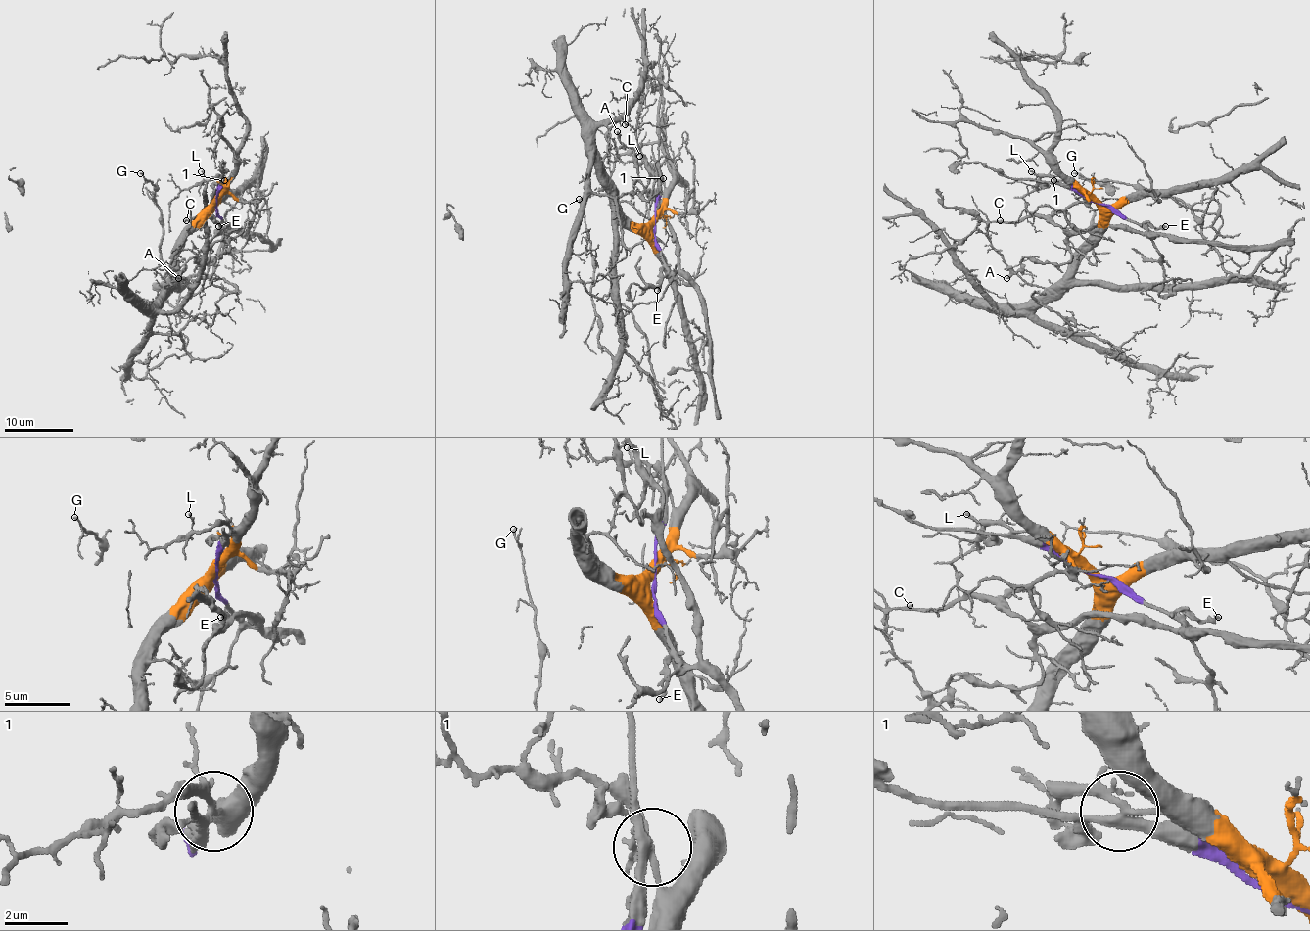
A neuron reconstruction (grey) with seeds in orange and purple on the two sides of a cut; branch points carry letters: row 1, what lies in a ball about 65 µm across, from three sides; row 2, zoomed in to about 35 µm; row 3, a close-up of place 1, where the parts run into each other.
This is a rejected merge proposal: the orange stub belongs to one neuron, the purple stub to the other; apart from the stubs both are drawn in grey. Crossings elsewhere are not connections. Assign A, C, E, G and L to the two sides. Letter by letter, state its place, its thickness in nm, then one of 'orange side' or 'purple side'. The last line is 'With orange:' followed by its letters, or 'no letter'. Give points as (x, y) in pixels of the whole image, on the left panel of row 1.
A: place (178, 278); calibre 280 nm; purple side
C: place (186, 220); calibre 140 nm; orange side
E: place (218, 226); calibre 280 nm; purple side
G: place (140, 173); calibre 160 nm; orange side
L: place (201, 171); calibre 150 nm; orange side
With orange: C, G, L

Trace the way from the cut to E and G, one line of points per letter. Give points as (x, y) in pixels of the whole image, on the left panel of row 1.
E: (216, 204), (216, 212), (223, 221), (220, 228), (218, 226)
G: (216, 202), (185, 237), (176, 286), (181, 282), (161, 257), (163, 223), (152, 197), (156, 188), (140, 172)

